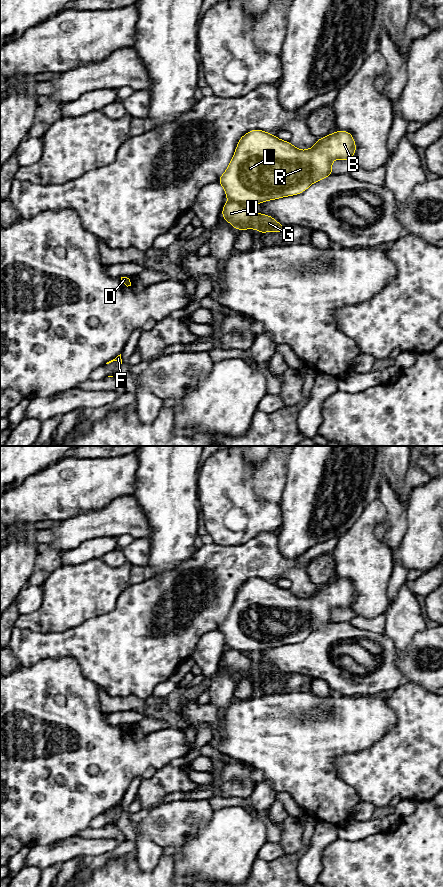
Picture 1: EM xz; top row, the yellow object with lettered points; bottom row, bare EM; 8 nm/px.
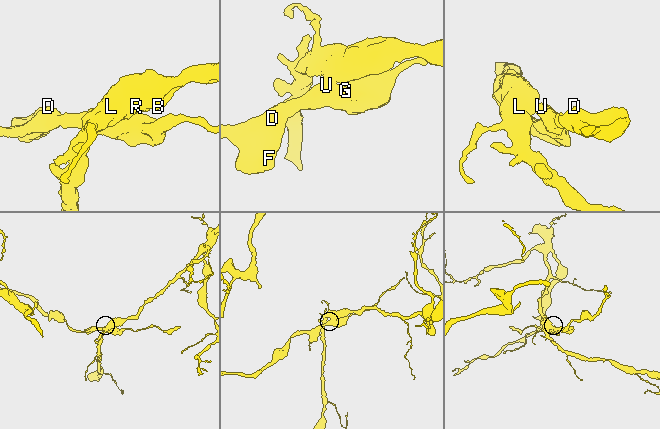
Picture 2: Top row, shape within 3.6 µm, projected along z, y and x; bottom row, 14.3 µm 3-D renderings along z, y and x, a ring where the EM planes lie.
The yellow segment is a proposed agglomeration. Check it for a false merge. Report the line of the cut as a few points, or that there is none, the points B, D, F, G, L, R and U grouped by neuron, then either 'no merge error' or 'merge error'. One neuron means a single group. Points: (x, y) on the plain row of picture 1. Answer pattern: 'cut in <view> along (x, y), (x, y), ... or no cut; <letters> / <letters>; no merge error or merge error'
cut in xz along (229, 647), (236, 648), (244, 653); B L R / D F G U; merge error

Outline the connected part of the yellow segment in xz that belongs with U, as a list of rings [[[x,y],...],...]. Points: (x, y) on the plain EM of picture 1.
[[[227,649],[221,660],[226,670],[238,678],[255,677],[261,682],[266,680],[285,681],[287,675],[277,670],[272,664],[253,661],[237,649]]]

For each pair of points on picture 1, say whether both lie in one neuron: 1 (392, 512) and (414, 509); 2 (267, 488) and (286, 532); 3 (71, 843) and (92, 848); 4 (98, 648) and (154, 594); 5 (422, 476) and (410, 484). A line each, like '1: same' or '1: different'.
1: different
2: different
3: same
4: same
5: same

